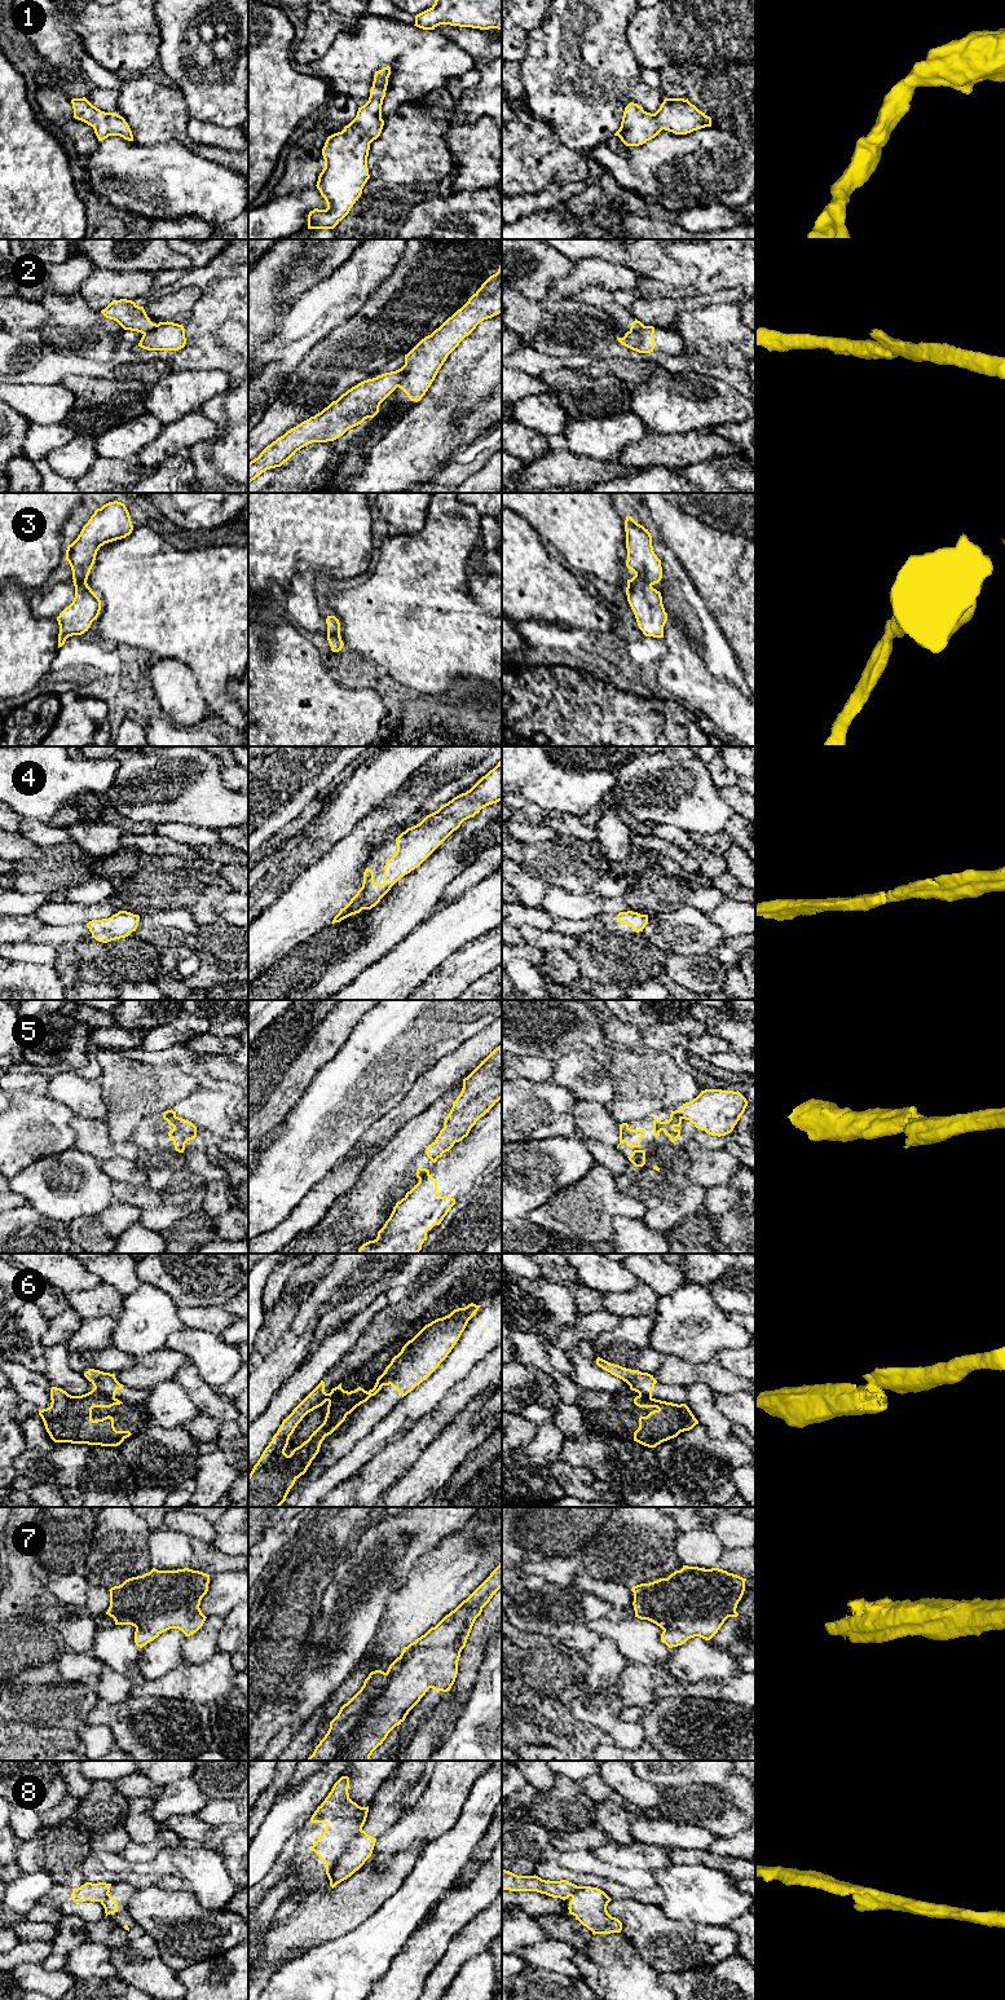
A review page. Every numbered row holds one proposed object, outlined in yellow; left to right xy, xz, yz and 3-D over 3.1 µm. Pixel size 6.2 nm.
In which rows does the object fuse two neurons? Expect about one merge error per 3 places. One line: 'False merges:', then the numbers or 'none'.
False merges: 2, 5, 6, 8

